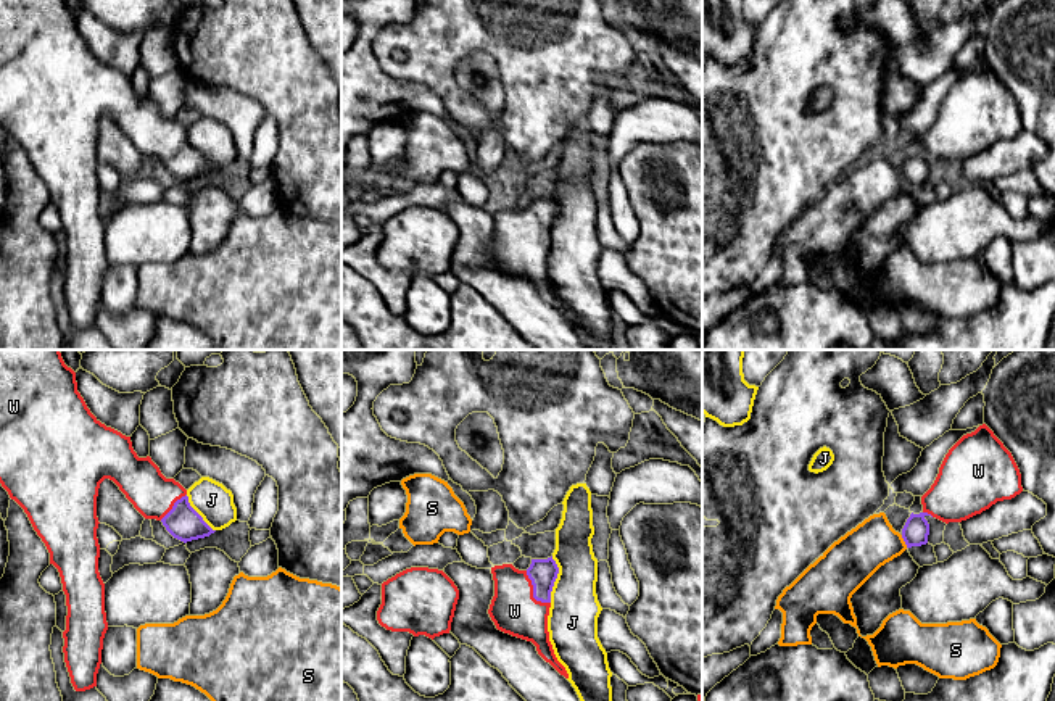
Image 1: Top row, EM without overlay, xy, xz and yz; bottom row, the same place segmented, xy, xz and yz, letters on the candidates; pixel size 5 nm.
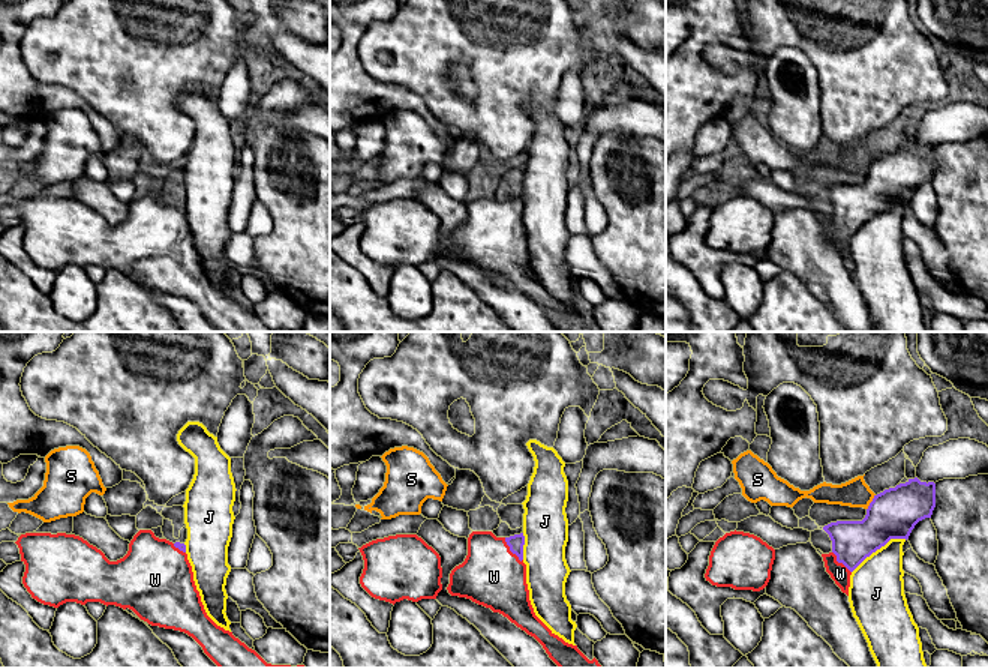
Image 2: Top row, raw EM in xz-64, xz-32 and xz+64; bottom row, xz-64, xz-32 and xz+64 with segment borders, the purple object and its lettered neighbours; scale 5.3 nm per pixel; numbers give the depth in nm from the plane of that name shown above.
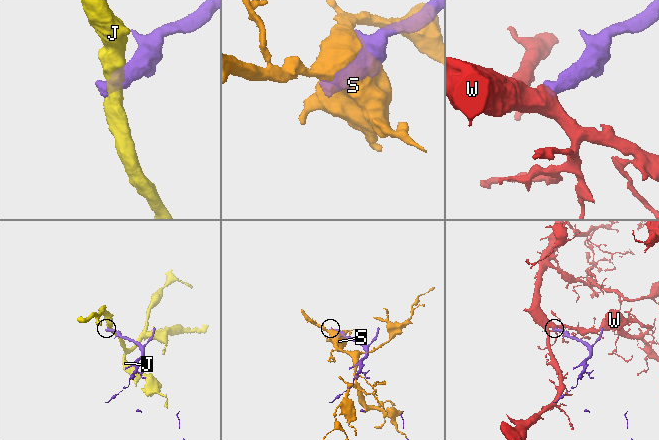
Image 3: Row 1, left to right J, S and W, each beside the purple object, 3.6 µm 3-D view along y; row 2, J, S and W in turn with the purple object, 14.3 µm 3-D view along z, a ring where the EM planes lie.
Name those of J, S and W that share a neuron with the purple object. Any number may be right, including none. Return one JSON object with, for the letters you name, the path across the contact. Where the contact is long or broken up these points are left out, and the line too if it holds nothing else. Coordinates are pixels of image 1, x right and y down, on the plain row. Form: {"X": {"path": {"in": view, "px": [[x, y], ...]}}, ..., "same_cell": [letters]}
{"W": {"path": {"in": "xz", "px": [[543, 211], [533, 231], [514, 250]]}}, "same_cell": ["W"]}

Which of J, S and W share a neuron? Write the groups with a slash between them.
J / S / W

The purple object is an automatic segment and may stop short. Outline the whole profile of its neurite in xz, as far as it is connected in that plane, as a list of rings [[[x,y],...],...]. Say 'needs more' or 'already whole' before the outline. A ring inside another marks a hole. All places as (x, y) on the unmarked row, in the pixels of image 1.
needs more | [[[532,198],[527,209],[512,203],[491,206],[494,235],[488,253],[496,268],[512,276],[532,280],[538,293],[561,314],[569,317],[565,306],[557,300],[548,271],[551,230],[559,213],[556,200]]]

